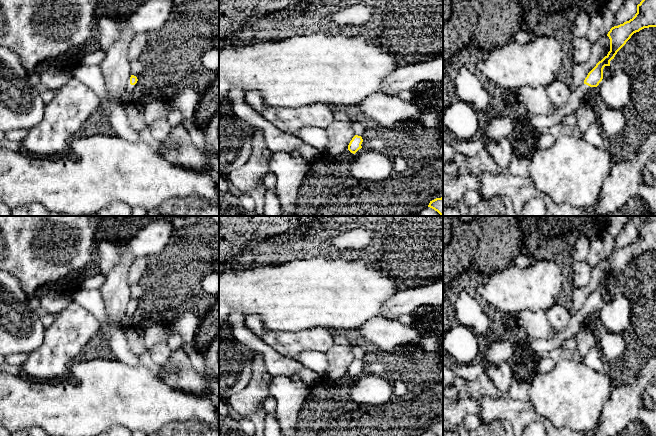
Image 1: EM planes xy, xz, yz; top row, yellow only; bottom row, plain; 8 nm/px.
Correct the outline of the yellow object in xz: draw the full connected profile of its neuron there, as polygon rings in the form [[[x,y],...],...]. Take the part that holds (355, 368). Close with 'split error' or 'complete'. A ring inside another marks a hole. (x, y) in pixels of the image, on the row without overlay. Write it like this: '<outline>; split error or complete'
[[[355,359],[348,369],[348,374],[351,377],[355,378],[359,373],[362,372],[362,370],[361,370],[362,366],[363,366],[362,361]]]; complete

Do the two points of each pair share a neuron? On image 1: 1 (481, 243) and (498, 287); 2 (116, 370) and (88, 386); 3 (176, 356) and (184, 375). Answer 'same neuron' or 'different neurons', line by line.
1: different neurons
2: same neuron
3: same neuron

